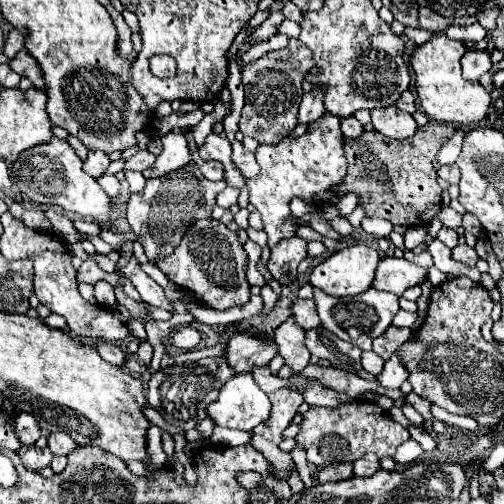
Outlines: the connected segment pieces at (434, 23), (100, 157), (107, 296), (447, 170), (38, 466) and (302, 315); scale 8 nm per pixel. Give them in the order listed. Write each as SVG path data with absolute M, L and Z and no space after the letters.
M421 9L419 11L419 25L421 25L421 29L425 27L425 29L433 29L433 31L445 31L453 23L455 21L451 21L447 17L441 17L435 11L429 11L429 9Z
M89 151L87 161L83 163L83 169L91 175L91 177L101 177L105 173L105 169L109 167L111 159L107 153L103 151Z
M107 281L95 283L95 299L99 305L115 305L115 291Z
M443 165L443 167L439 167L439 177L449 183L457 183L459 181L459 167L457 165Z
M25 447L23 451L19 451L19 457L23 461L23 465L27 469L33 469L33 471L41 471L43 467L47 467L53 459L53 453L49 451L49 447L43 447L43 449L37 449L37 447Z
M295 299L291 307L291 315L297 319L297 323L303 329L317 329L321 325L321 319L315 311L315 301L313 299Z

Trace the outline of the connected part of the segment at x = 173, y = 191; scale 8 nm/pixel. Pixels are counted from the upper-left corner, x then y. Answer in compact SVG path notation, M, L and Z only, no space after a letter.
M189 163L179 171L171 171L171 175L149 179L143 191L133 193L127 201L127 221L137 233L149 261L155 263L159 255L167 255L169 251L173 251L189 225L199 219L211 219L211 211L217 205L215 197L223 189L225 181L211 183L209 179L205 179L199 167L195 167L195 163Z

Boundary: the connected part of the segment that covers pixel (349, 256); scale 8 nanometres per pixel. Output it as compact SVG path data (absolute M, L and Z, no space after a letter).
M351 245L315 265L309 285L321 287L321 291L333 297L359 295L371 287L377 263L379 255L373 247Z

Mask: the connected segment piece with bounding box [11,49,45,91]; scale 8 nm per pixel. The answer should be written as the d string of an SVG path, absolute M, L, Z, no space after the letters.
M21 49L15 59L11 61L11 69L17 71L21 77L29 77L31 83L37 87L37 89L43 89L45 91L45 83L43 83L43 73L39 71L39 63L35 63L35 59L31 59L29 51L27 49Z

